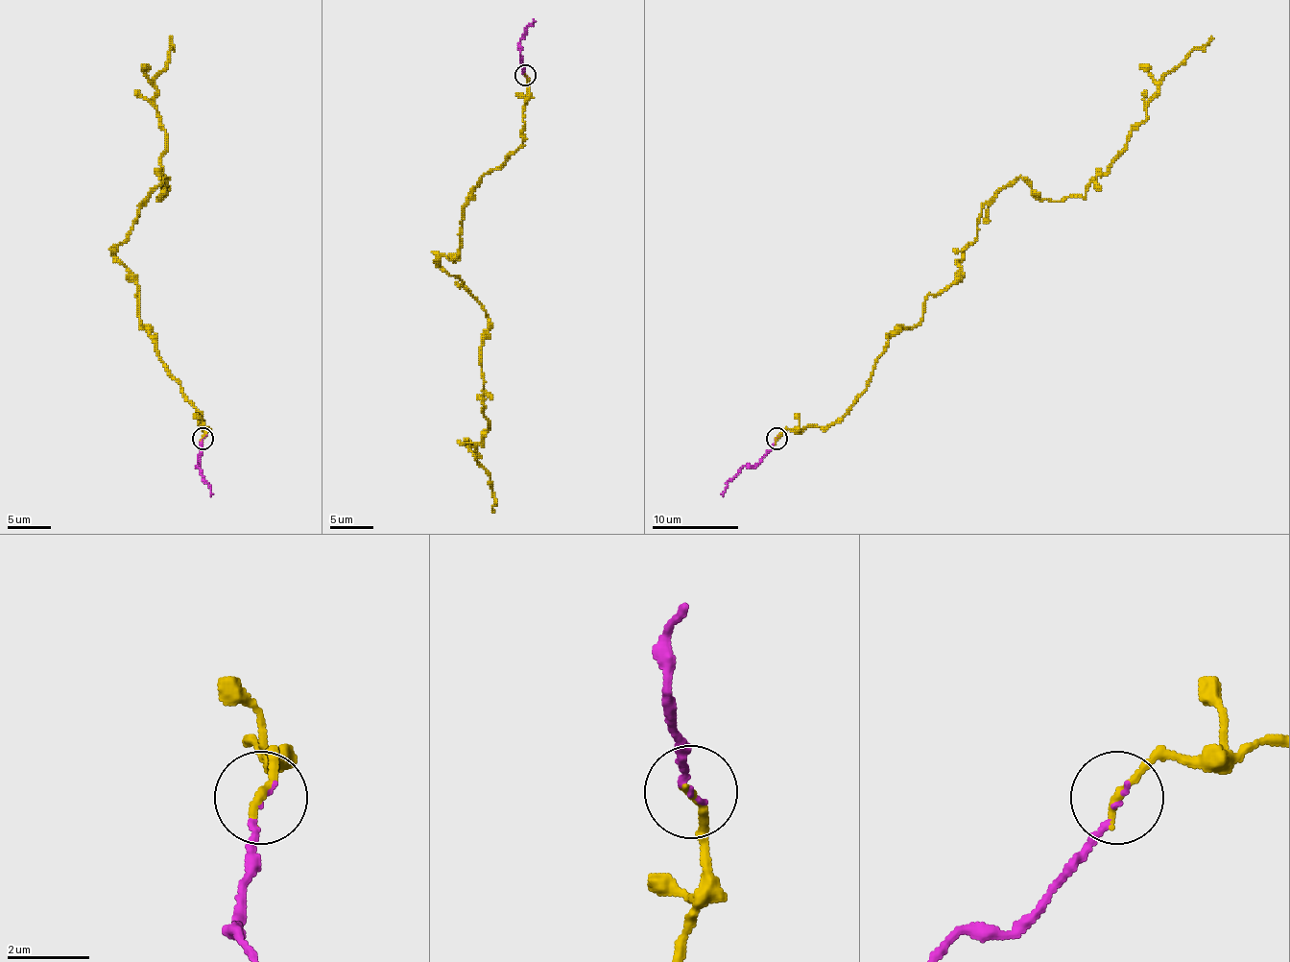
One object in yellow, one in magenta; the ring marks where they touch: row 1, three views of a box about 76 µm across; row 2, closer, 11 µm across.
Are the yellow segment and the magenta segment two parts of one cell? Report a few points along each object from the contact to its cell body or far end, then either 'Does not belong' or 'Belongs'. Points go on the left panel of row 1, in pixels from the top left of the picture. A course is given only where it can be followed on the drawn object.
Course of yellow: (202, 438), (113, 249), (165, 177), (165, 192), (158, 201), (155, 80), (172, 36). Course of magenta: (202, 440), (198, 468), (210, 496). Belongs

